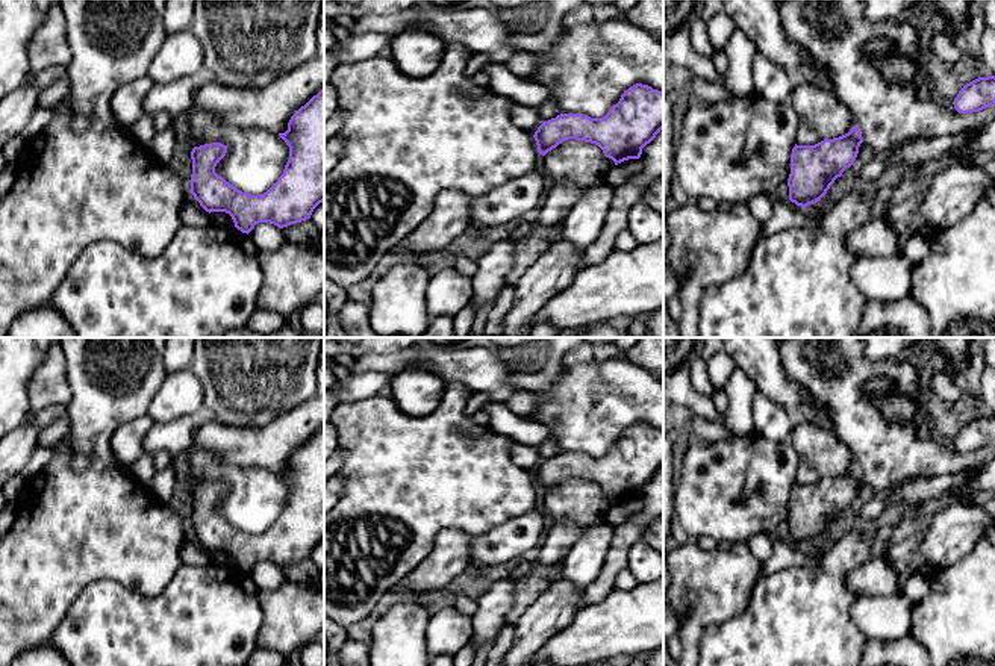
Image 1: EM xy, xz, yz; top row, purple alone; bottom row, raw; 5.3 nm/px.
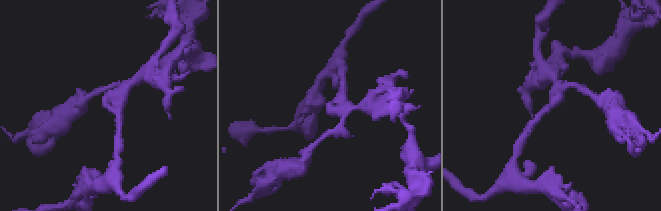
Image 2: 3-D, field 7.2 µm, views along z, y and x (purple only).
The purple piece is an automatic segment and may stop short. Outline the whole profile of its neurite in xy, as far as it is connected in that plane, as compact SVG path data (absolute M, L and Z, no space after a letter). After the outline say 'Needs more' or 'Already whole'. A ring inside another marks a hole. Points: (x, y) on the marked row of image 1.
M324 88L295 110L288 130L279 136L289 147L289 159L283 174L260 195L242 192L215 173L227 145L194 147L189 191L200 206L209 213L229 213L247 235L259 223L283 229L309 219L324 201Z. Already whole

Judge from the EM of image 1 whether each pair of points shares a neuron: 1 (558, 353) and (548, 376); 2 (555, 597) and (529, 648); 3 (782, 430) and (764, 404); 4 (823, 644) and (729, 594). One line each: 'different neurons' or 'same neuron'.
1: same neuron
2: same neuron
3: same neuron
4: different neurons

